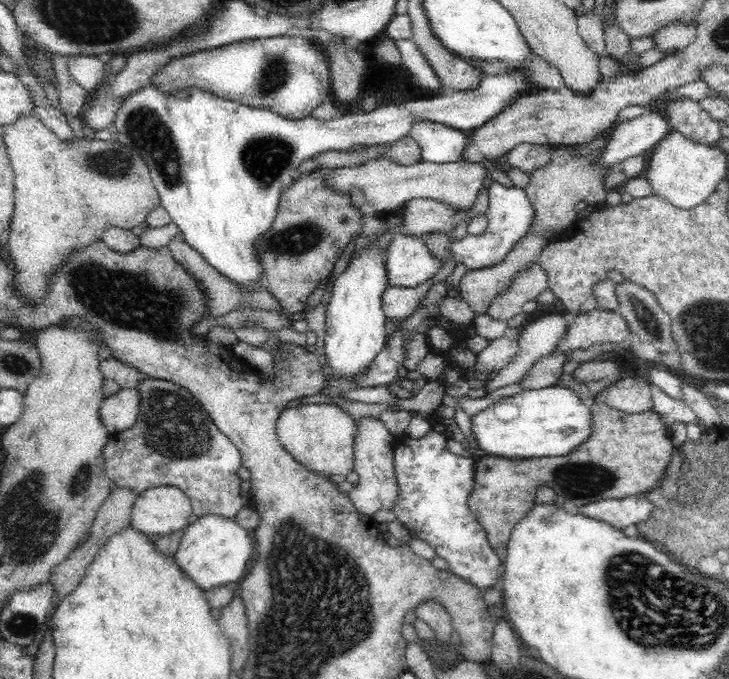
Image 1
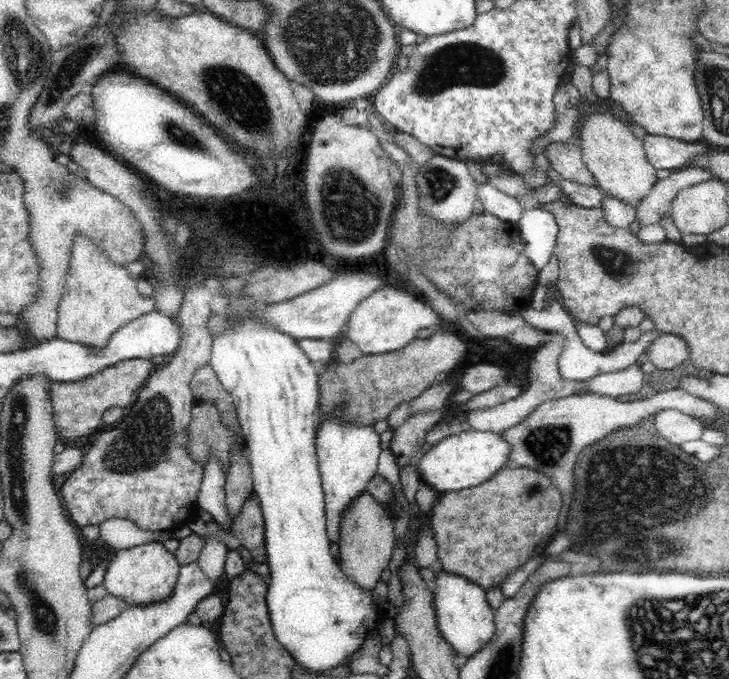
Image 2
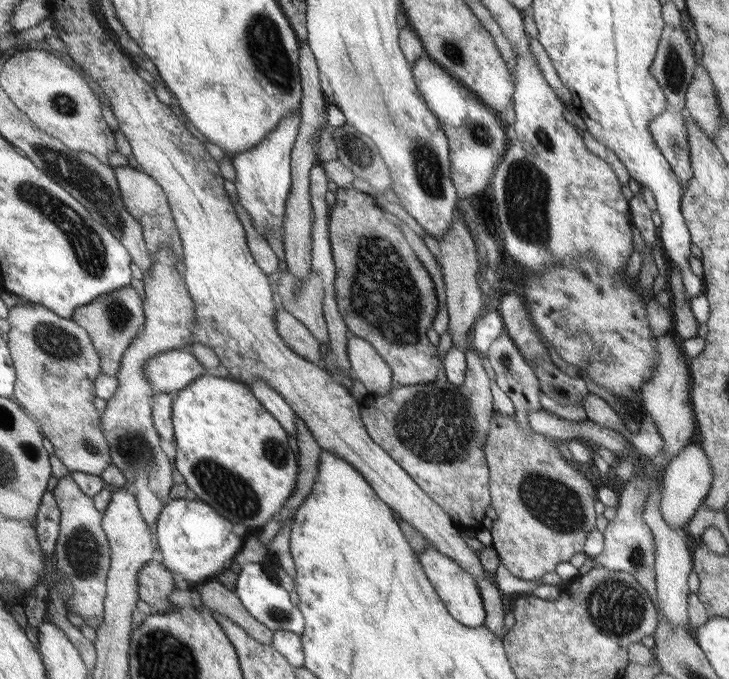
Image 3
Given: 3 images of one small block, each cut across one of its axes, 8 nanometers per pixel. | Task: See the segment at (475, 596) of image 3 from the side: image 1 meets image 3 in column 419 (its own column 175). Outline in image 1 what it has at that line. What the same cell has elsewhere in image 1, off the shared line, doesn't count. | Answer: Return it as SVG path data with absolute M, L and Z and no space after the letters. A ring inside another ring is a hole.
M208 514L183 529L177 551L172 557L179 570L205 593L216 586L235 587L248 571L253 553L253 540L249 530L242 529L233 519Z

